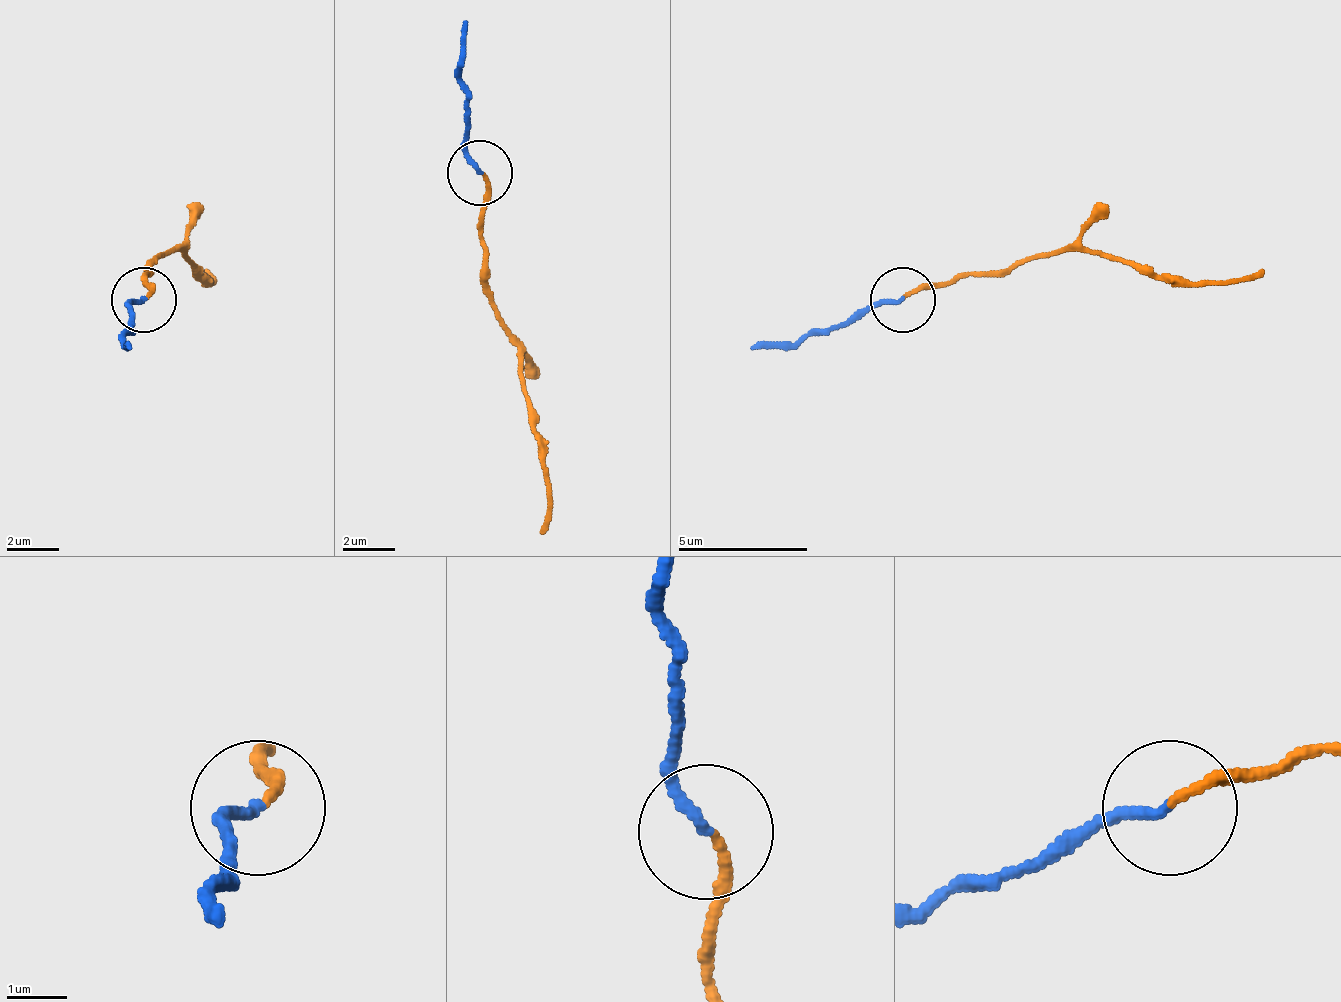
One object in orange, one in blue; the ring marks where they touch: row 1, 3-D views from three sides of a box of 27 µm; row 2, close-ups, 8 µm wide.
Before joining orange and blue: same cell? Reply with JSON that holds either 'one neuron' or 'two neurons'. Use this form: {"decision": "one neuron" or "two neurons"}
{"decision": "one neuron"}

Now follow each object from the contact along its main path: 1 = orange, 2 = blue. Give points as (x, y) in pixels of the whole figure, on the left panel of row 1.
1: (149, 301), (149, 275), (168, 249), (181, 249), (207, 281), (213, 281), (207, 268)
2: (142, 301), (129, 307), (123, 340), (129, 346)

